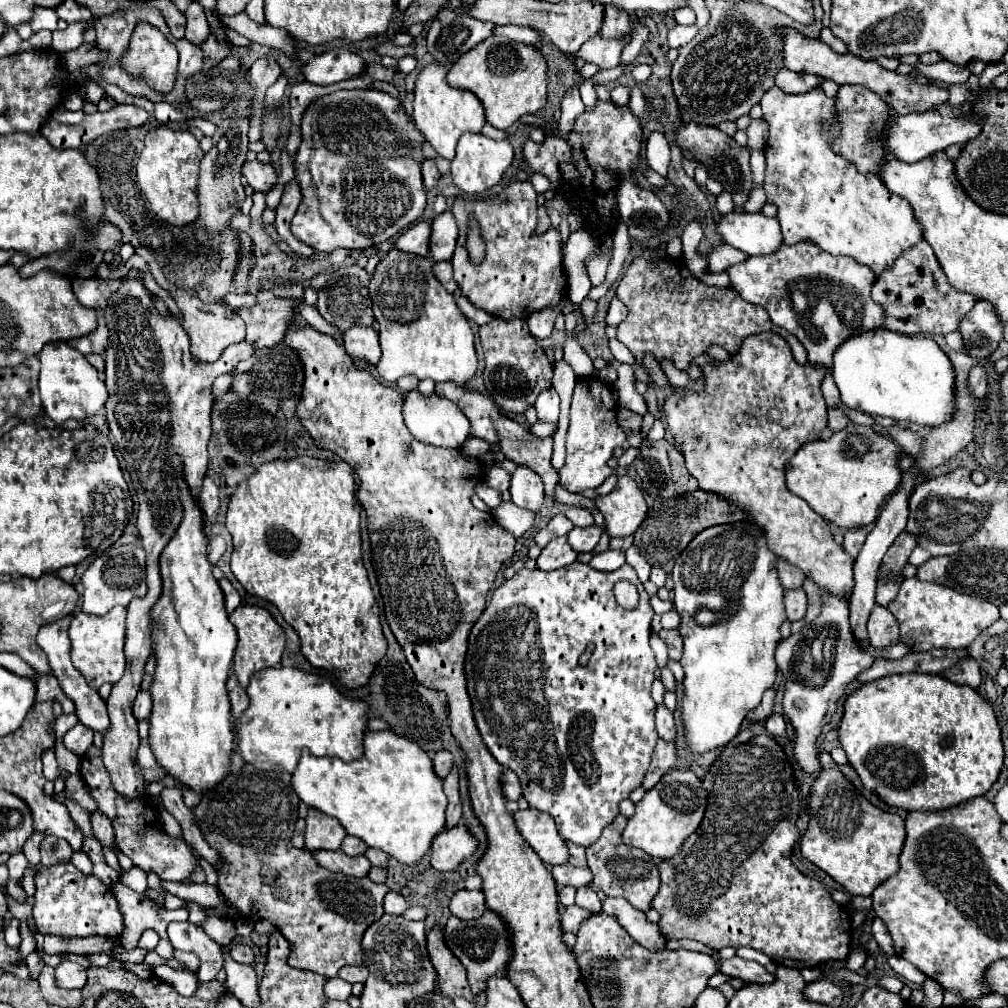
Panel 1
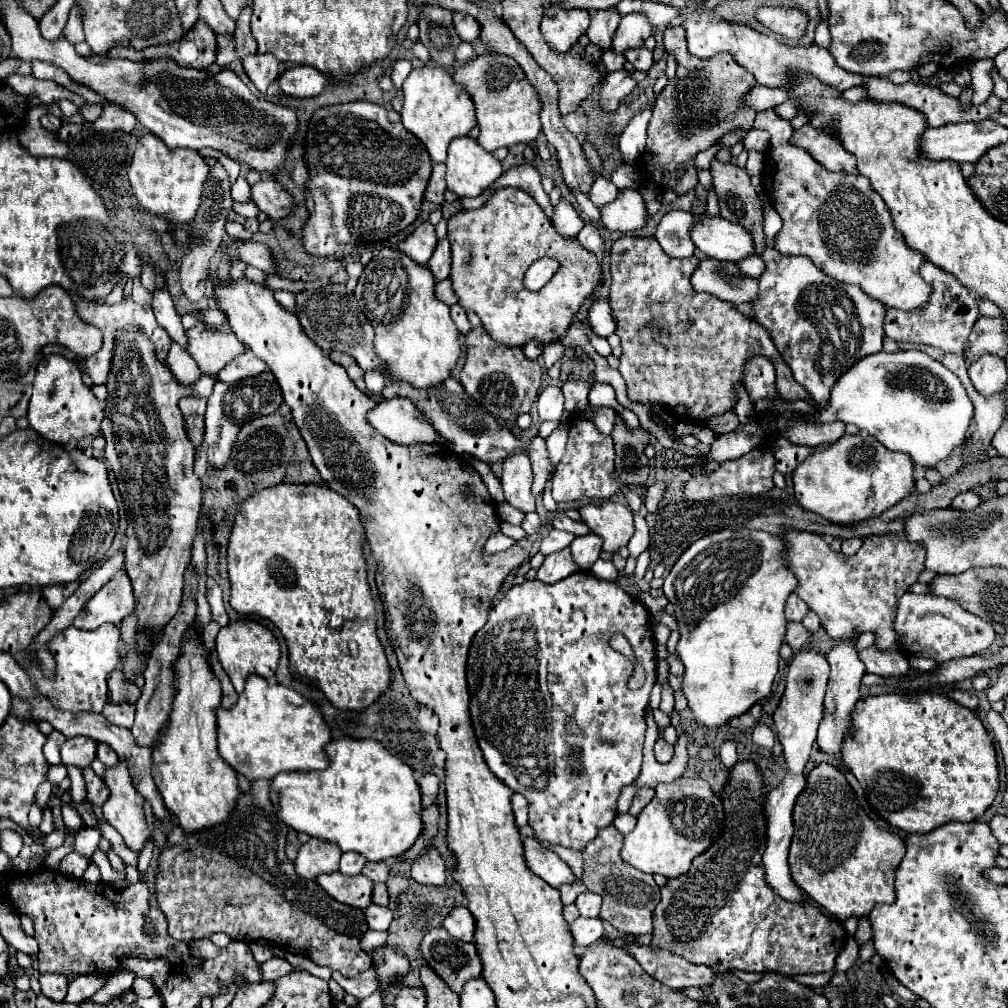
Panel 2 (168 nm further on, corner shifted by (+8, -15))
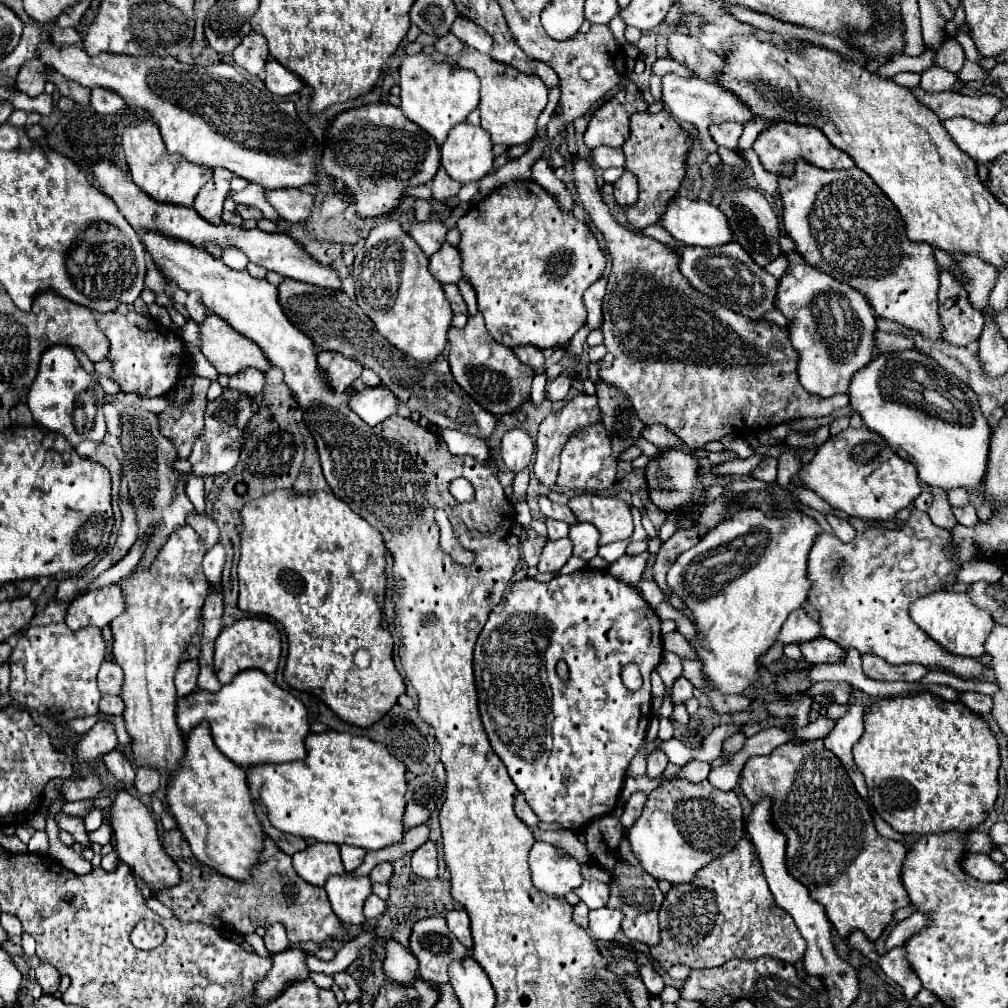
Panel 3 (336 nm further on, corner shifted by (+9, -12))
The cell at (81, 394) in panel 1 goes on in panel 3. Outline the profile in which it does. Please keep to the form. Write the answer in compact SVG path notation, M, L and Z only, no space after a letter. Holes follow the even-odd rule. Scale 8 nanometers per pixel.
M57 345L49 349L49 353L45 353L45 357L41 359L41 373L37 373L31 385L27 405L35 421L55 433L65 435L73 447L85 439L103 441L105 437L105 391L93 379L93 375L89 375L81 367L75 351L67 345Z

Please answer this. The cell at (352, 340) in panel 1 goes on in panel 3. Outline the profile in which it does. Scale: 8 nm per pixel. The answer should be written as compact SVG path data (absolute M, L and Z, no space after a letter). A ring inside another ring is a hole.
M321 351L317 357L319 369L327 371L327 383L335 393L343 393L351 387L351 383L361 375L363 367L353 361L343 357L341 353L329 353L329 351Z

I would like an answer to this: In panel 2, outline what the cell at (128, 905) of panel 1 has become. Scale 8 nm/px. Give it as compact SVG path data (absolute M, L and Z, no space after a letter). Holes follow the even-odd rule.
M136 978L134 986L132 986L132 992L140 998L150 998L150 996L156 994L154 988L156 986L154 986L154 982L150 982L150 978Z

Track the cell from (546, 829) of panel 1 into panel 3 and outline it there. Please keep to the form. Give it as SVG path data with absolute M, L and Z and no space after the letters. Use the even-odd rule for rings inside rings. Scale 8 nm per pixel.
M535 843L529 853L533 885L549 895L565 897L583 883L581 865L571 855L561 855L549 843Z

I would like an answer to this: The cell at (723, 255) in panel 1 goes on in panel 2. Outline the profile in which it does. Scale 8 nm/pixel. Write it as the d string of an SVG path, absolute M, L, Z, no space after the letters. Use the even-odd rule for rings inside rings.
M752 256L750 260L742 260L742 264L738 264L738 268L746 274L746 276L754 276L758 278L758 274L762 274L762 258L760 256Z

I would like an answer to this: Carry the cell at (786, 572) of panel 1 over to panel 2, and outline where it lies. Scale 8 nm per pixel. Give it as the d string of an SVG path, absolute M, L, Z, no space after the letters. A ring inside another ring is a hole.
M790 594L788 596L788 600L786 600L786 618L788 620L796 620L796 622L800 622L802 618L804 618L804 614L808 612L808 606L806 606L806 602L804 600L800 600L796 594Z

